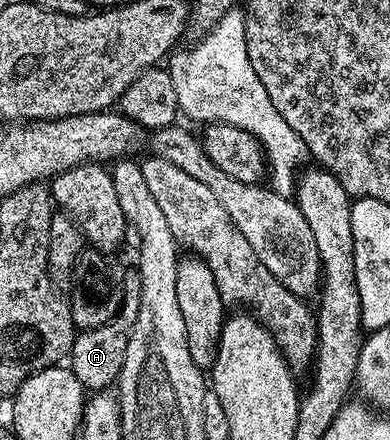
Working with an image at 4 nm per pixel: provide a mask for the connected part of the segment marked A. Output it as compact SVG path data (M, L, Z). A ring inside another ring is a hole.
M126 272L122 275L122 303L118 314L108 324L100 324L100 328L83 330L75 333L74 343L68 355L68 369L80 380L83 388L90 392L100 392L117 383L118 374L124 364L124 356L130 339L130 329L140 308L140 276L137 272Z

